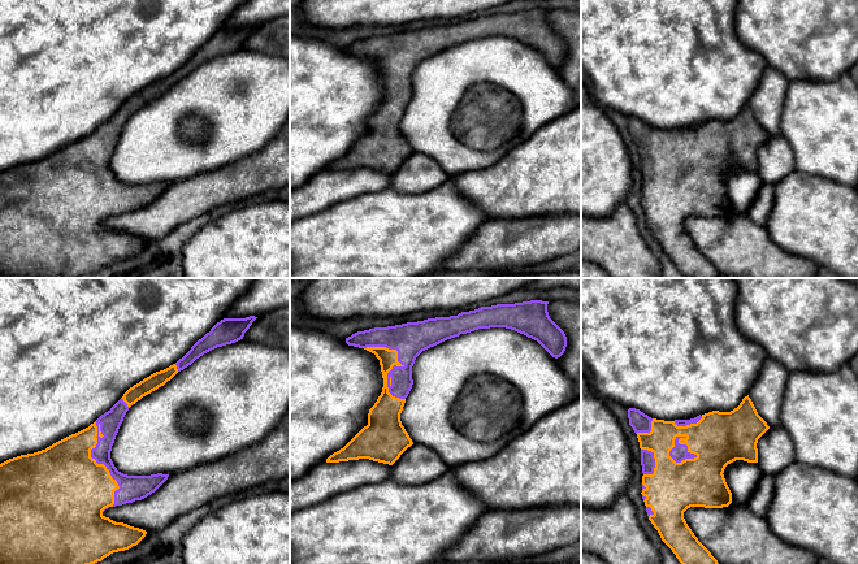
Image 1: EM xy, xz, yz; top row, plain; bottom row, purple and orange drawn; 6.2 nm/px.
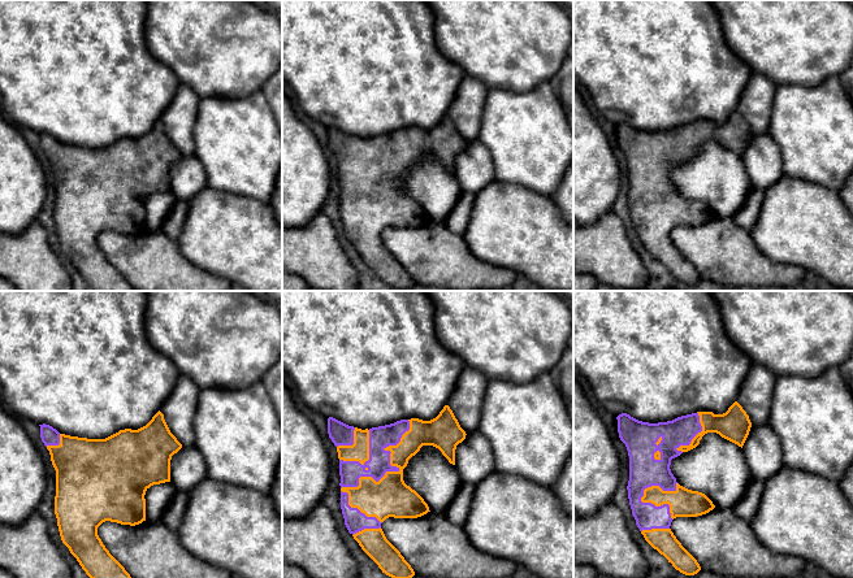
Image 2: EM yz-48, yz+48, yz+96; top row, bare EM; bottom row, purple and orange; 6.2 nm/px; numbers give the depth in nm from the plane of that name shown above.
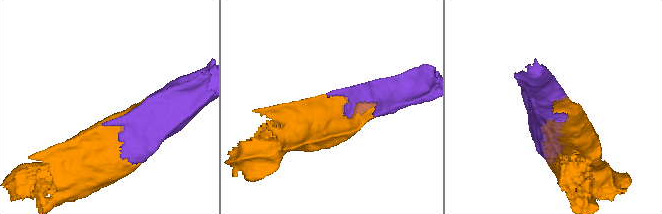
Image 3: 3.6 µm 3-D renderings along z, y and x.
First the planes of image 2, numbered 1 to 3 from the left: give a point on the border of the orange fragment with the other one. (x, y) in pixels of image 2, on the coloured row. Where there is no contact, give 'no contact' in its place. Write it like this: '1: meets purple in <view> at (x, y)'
1: meets purple in yz-48 at (56, 444)
2: meets purple in yz+48 at (372, 477)
3: meets purple in yz+96 at (654, 505)

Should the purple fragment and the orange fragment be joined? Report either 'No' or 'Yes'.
Yes

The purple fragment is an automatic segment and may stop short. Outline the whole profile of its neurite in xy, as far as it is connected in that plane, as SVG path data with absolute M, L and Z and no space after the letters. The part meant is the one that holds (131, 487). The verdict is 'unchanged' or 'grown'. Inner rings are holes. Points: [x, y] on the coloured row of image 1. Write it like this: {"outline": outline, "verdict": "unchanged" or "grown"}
{"outline": "M257 317L224 318L169 368L130 387L88 428L46 450L0 464L0 564L95 564L113 552L136 546L146 530L116 522L103 512L109 507L142 500L155 493L169 474L127 476L117 470L110 451L129 408L170 381L204 353L243 339Z", "verdict": "grown"}

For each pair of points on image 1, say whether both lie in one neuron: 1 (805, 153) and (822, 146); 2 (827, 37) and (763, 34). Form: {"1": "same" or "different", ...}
{"1": "same", "2": "same"}

